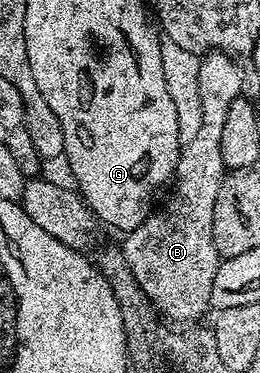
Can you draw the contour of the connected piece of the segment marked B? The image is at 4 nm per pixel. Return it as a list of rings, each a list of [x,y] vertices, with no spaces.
[[[211,51],[200,60],[200,111],[204,111],[204,119],[200,119],[200,131],[191,141],[185,142],[181,146],[180,152],[178,154],[178,166],[174,169],[174,176],[172,178],[172,186],[174,185],[174,194],[166,201],[166,206],[163,209],[155,208],[151,212],[150,216],[144,219],[144,223],[140,223],[140,227],[129,230],[125,234],[126,242],[120,245],[120,250],[122,257],[127,260],[127,265],[130,268],[130,273],[135,276],[136,283],[139,285],[143,298],[147,302],[150,301],[163,313],[166,318],[174,323],[194,323],[199,319],[197,317],[202,317],[206,313],[206,308],[211,308],[212,302],[210,300],[210,292],[212,291],[212,283],[216,279],[216,271],[218,270],[220,264],[220,258],[218,252],[216,251],[216,243],[212,243],[212,211],[216,207],[216,194],[220,192],[220,183],[223,177],[226,176],[228,170],[224,159],[220,159],[220,139],[222,138],[224,132],[224,119],[228,119],[228,107],[232,107],[232,103],[238,97],[243,96],[244,89],[242,89],[242,69],[238,65],[239,62],[235,60],[231,54],[219,53],[217,51]]]

